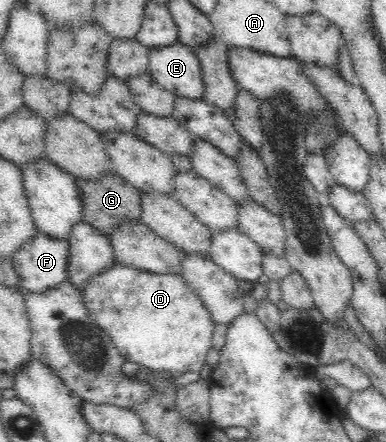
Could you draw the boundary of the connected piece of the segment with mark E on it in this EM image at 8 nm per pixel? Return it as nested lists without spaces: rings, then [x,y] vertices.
[[[179,40],[161,49],[150,49],[148,70],[156,84],[176,97],[202,99],[204,96],[199,58]]]

